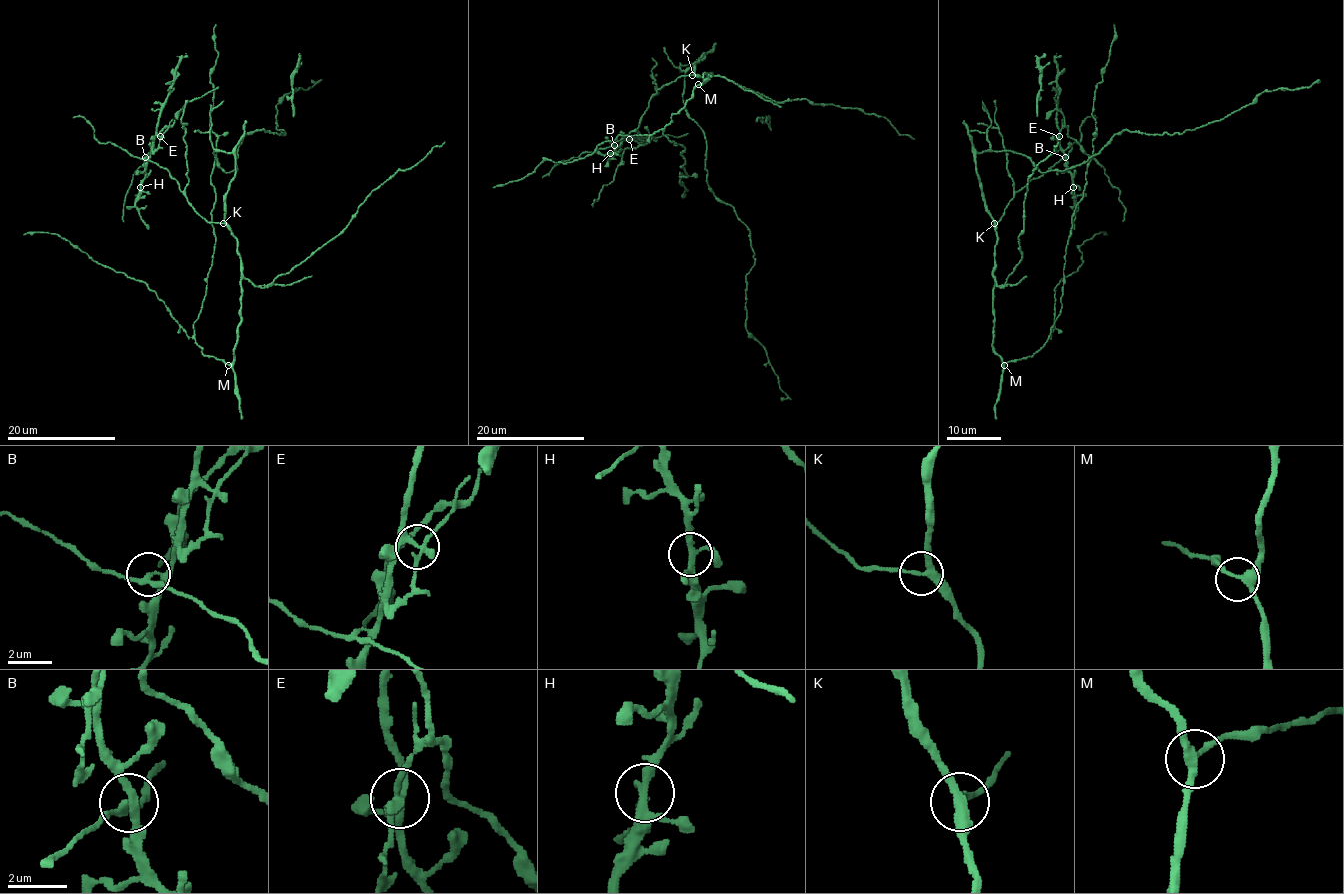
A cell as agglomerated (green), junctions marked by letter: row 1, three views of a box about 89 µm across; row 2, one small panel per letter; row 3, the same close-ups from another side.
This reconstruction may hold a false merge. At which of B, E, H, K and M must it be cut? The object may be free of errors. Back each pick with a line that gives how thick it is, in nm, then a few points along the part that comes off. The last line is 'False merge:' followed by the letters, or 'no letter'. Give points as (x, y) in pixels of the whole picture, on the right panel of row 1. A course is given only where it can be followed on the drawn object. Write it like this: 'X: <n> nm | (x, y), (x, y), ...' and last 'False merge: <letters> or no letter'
E: 240 nm | (1059, 137), (1058, 133), (1066, 126), (1070, 137), (1104, 168), (1125, 210), (1123, 222)
False merge: E

